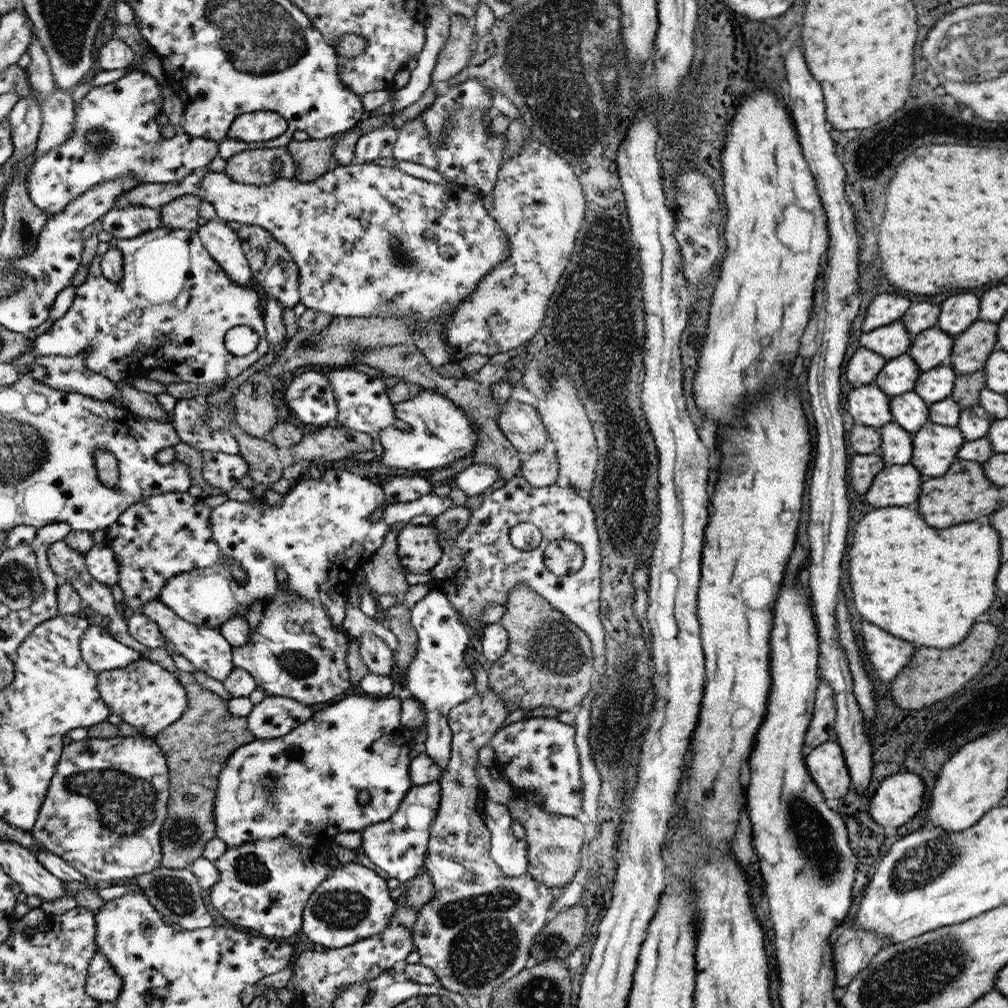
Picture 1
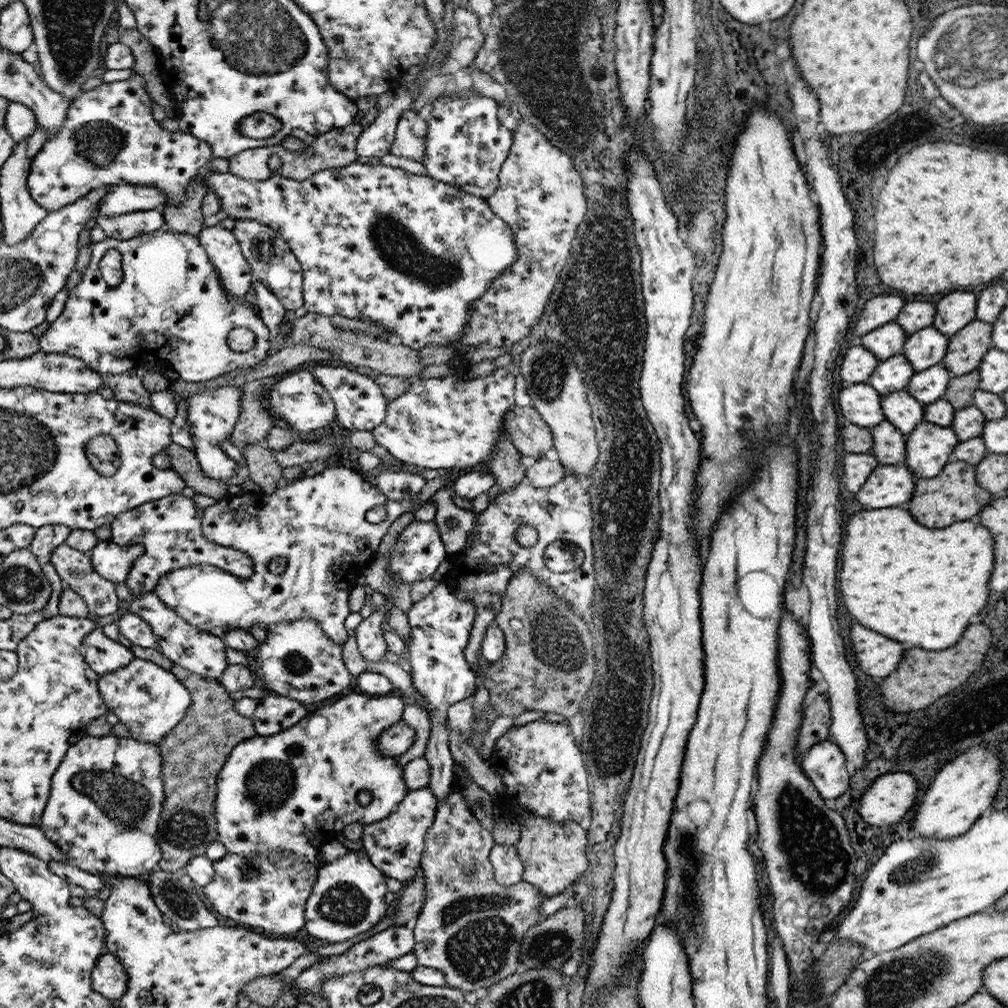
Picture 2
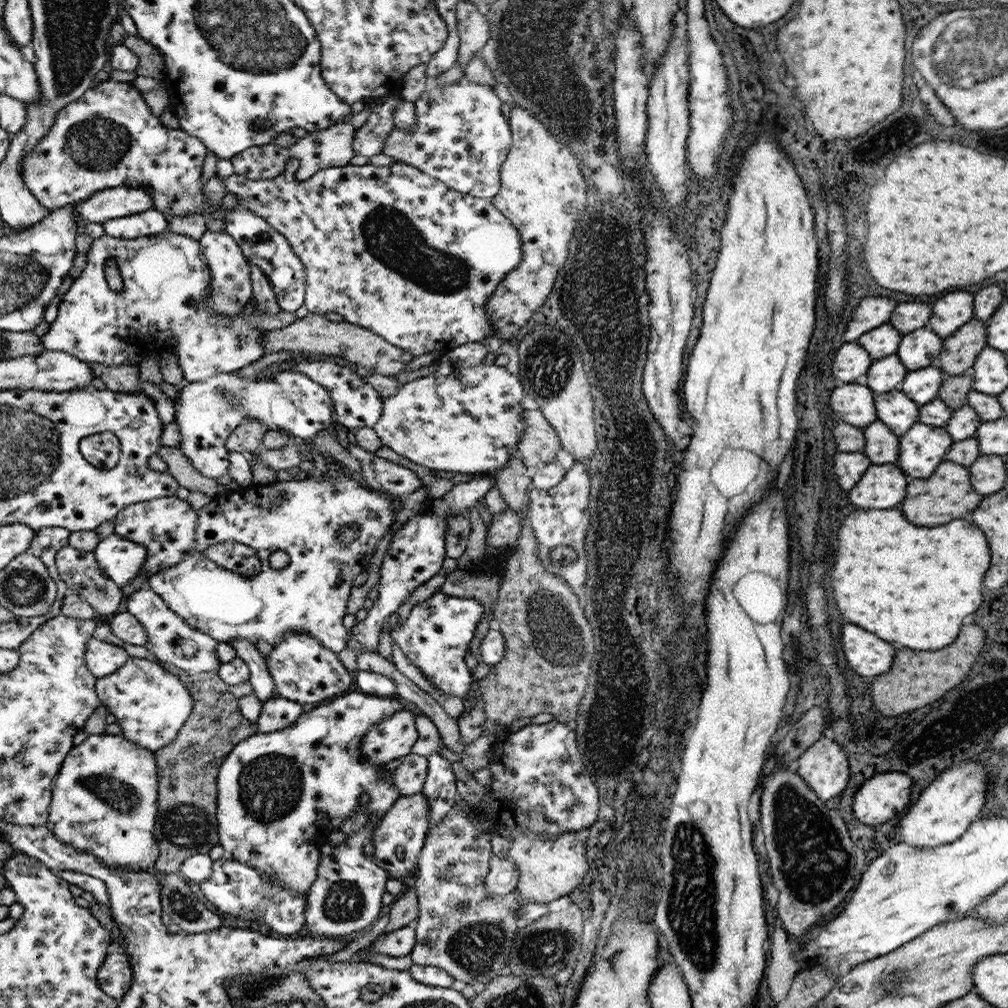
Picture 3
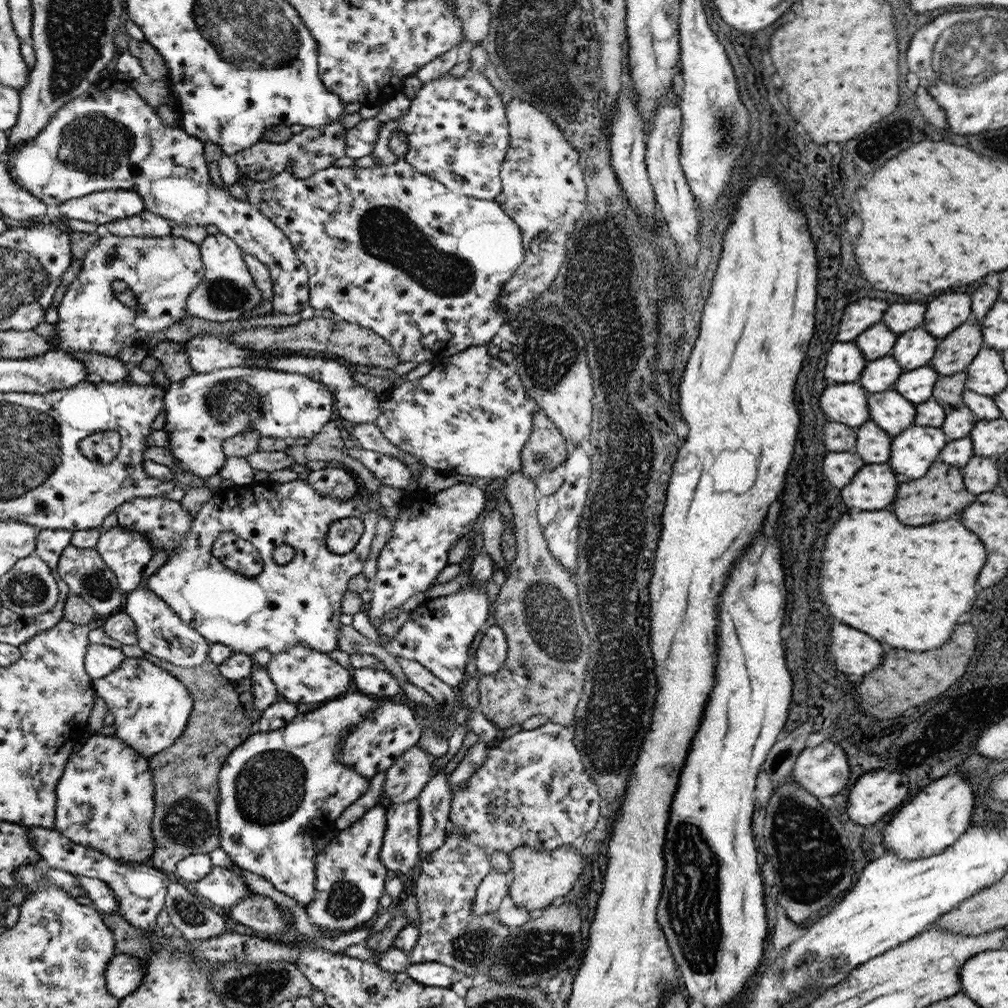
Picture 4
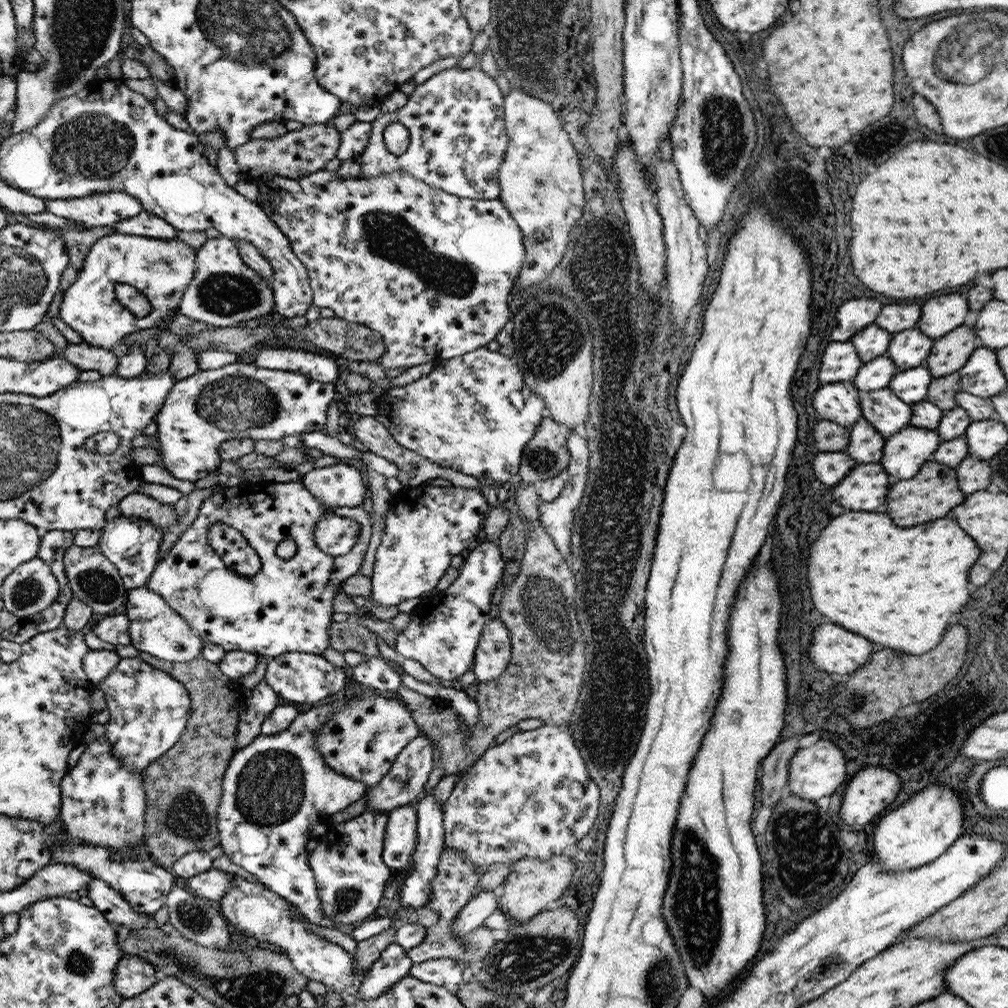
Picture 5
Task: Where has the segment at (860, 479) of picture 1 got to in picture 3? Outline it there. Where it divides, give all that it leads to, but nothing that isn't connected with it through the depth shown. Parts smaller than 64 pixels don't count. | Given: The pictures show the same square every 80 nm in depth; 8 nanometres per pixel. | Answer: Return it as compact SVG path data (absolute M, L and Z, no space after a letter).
M837 452L832 461L833 473L840 486L848 492L858 485L871 462L864 452Z

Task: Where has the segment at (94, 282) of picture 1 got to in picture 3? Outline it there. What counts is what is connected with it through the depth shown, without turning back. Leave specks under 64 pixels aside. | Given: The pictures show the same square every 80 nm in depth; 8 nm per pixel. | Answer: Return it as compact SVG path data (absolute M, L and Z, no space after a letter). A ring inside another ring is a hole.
M169 232L137 239L105 234L93 240L86 253L86 267L64 293L57 318L49 324L49 330L41 336L41 340L44 341L46 351L67 352L89 364L99 362L106 366L120 366L130 364L128 358L143 349L155 356L167 346L173 347L168 338L174 336L184 382L200 382L217 372L233 372L248 367L266 354L263 347L265 330L253 327L250 321L246 321L251 309L235 315L211 315L205 305L209 284L211 270L199 240L182 233ZM108 258L116 258L116 266L120 269L123 278L120 292L112 290L107 284L104 268Z

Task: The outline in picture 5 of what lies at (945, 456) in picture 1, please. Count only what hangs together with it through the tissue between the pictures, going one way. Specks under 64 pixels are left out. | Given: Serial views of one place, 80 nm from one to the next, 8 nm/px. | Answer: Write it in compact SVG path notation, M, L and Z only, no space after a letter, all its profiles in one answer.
M912 425L886 438L880 463L891 478L890 484L918 475L924 463L932 460L932 454L942 441L935 430Z

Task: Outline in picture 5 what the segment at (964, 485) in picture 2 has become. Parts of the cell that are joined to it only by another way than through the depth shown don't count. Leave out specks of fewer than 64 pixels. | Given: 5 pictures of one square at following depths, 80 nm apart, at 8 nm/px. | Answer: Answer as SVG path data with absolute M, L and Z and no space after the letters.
M931 460L924 463L914 478L889 484L886 504L894 524L898 524L900 528L908 528L908 526L936 520L936 518L944 518L955 506L962 504L966 497L958 488L956 469Z

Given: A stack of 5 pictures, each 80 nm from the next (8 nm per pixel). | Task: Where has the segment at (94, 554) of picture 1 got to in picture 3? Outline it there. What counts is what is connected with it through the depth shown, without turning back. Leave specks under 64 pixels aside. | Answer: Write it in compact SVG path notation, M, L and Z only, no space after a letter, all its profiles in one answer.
M113 533L104 538L93 553L105 574L124 586L138 576L147 557L147 548Z

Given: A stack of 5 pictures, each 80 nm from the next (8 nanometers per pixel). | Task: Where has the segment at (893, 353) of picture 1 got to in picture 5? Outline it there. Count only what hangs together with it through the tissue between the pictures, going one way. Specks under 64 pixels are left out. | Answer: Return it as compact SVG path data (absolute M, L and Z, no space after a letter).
M875 322L857 332L850 340L863 362L886 354L893 335Z

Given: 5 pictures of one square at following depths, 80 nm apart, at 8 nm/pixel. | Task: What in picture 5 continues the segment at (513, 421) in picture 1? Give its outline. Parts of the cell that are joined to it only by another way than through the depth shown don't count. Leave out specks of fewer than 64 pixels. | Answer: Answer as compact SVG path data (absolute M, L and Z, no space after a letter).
M544 416L534 436L524 446L519 475L524 484L559 476L568 466L571 454L566 448L566 436L558 422Z

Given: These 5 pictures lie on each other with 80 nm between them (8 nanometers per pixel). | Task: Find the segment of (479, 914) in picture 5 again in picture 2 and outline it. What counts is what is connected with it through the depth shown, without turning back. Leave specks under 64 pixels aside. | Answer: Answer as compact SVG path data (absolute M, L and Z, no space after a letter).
M494 843L490 855L493 863L494 878L498 884L512 886L522 880L523 860L518 856L516 845L499 845Z

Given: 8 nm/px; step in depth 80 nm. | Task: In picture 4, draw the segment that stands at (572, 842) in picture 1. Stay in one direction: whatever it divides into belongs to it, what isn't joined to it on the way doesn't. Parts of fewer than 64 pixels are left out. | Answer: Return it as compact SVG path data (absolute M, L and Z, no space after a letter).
M564 845L554 851L541 851L531 846L520 846L509 852L512 863L513 879L509 888L509 896L516 906L528 910L545 909L556 898L569 894L584 870L584 859L579 849L572 845Z

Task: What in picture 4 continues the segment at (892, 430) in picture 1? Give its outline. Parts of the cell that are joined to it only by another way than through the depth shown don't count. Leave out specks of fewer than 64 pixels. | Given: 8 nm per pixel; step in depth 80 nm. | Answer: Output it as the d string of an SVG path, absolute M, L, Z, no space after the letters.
M868 419L857 428L857 441L854 450L865 463L888 463L891 454L891 437L882 430L872 419Z

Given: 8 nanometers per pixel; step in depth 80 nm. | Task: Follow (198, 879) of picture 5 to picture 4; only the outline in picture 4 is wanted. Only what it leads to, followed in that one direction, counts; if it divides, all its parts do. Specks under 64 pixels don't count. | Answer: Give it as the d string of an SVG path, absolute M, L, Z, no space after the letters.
M213 866L206 876L196 882L195 887L200 896L208 898L212 904L226 910L251 894L242 875L234 870L217 866Z

